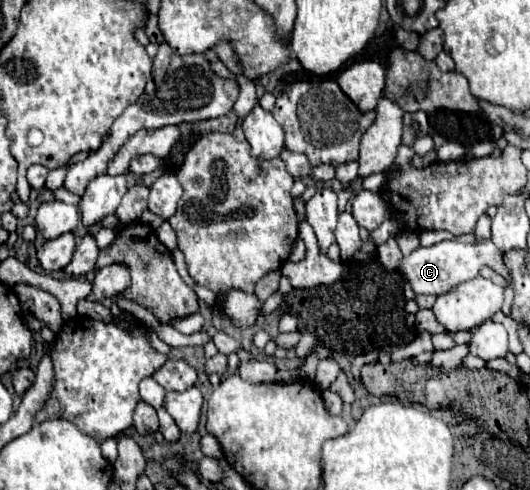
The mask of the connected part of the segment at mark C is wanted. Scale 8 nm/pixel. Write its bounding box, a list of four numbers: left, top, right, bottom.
[398,239,514,313]

